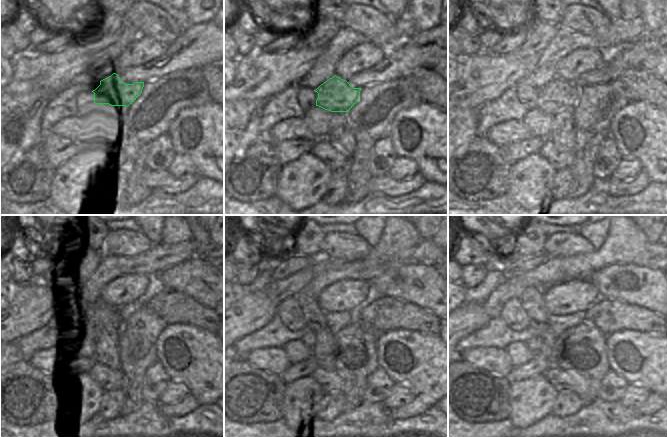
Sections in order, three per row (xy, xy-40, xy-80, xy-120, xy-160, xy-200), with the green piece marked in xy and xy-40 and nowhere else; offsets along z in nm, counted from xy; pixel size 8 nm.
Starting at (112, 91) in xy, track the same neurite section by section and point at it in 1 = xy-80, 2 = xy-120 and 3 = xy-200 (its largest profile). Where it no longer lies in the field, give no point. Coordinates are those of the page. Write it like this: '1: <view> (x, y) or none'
1: xy-80 (558, 95)
2: xy-120 (109, 319)
3: xy-200 (534, 345)

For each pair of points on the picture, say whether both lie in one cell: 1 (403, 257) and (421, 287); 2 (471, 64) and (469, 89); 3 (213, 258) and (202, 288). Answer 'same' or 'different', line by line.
1: different
2: same
3: different

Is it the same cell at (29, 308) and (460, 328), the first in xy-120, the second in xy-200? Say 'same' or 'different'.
same

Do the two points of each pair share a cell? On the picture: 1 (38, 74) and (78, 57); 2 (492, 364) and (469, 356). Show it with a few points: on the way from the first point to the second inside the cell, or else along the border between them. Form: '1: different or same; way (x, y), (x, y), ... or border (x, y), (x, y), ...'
1: same; way (48, 71), (56, 71), (68, 63)
2: same; way (486, 359), (475, 356)

